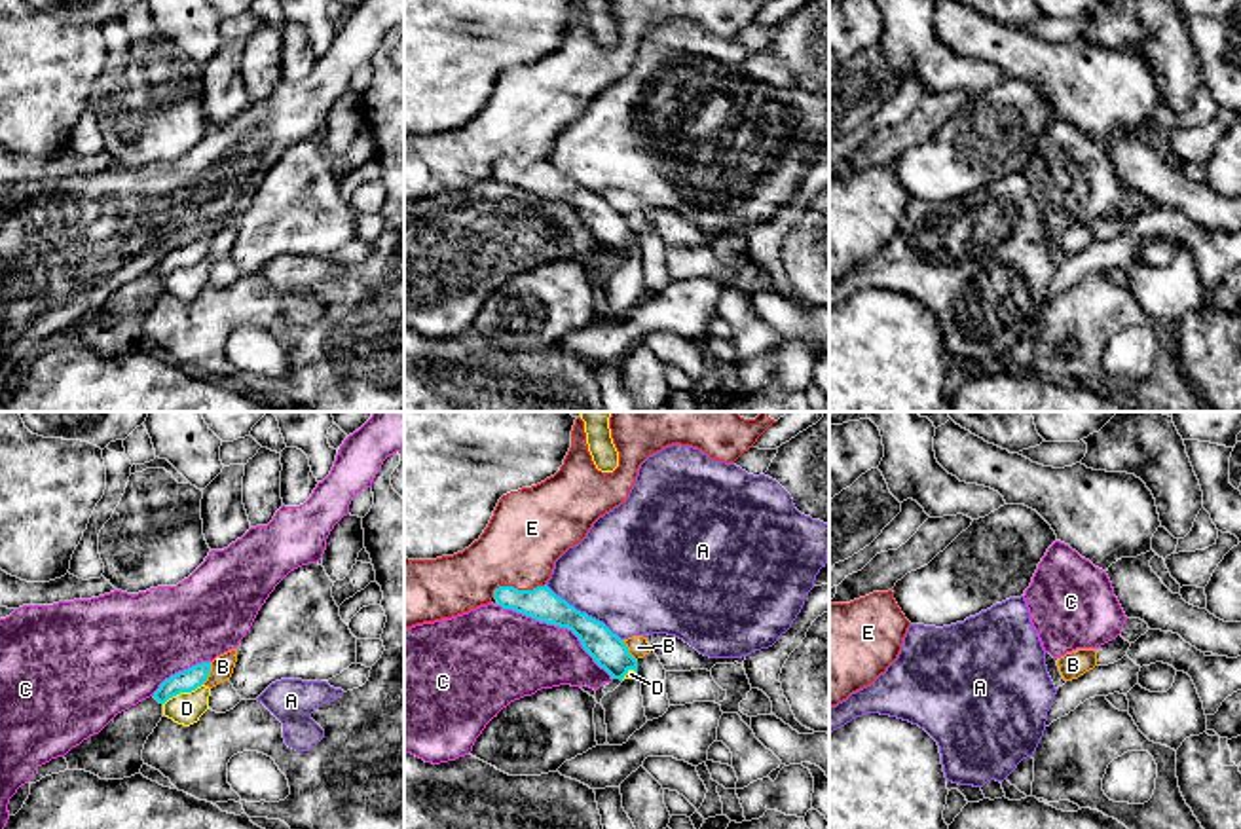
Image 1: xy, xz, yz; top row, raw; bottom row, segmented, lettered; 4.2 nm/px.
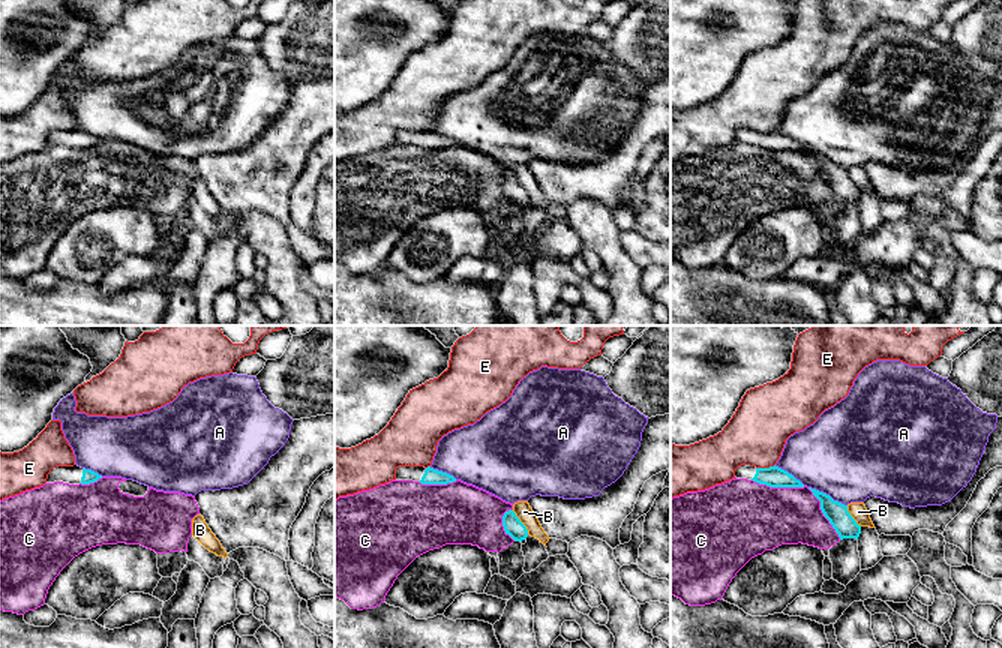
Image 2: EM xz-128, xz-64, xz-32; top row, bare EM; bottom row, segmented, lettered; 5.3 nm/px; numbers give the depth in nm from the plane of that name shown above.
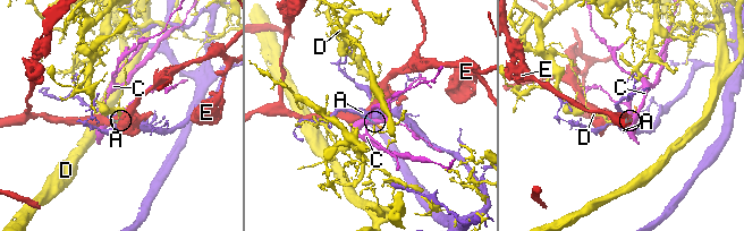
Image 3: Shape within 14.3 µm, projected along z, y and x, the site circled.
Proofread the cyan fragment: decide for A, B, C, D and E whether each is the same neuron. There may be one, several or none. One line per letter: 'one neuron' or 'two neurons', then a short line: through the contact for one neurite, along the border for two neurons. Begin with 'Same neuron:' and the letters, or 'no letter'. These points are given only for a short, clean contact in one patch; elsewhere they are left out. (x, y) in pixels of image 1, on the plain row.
Same neuron: no letter
A: two neurons
B: two neurons | xy (211, 238), (209, 251), (202, 258)
C: two neurons
D: two neurons
E: two neurons | xz (545, 158), (534, 164), (498, 162), (492, 171)

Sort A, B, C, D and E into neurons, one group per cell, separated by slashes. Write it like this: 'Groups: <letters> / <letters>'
Groups: A / B D / C / E

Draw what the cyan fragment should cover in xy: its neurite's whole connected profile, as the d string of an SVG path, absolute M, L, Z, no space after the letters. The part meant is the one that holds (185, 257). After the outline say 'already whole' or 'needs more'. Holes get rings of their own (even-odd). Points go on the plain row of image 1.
M201 237L184 247L178 247L159 260L159 264L154 267L154 273L159 279L165 279L169 273L180 267L192 267L207 256L209 247L211 237Z; already whole

